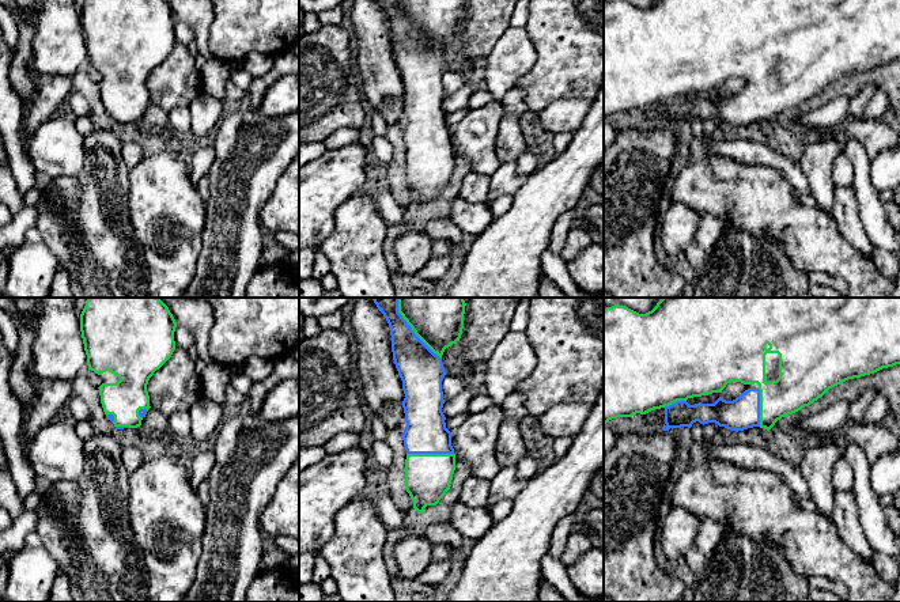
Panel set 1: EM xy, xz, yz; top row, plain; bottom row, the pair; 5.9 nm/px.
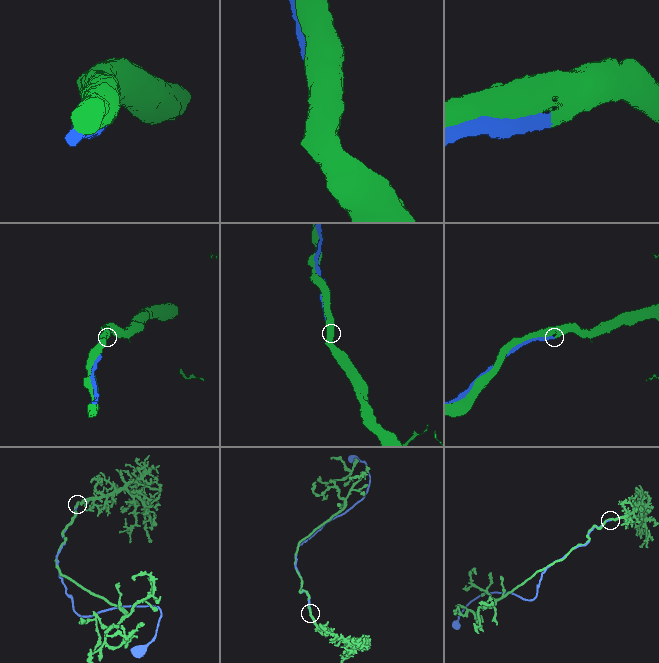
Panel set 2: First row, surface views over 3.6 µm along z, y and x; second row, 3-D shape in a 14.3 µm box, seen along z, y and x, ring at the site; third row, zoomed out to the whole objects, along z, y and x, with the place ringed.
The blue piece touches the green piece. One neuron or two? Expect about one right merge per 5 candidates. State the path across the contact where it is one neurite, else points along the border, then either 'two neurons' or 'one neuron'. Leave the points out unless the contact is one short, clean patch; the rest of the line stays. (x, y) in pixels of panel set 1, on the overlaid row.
one neuron

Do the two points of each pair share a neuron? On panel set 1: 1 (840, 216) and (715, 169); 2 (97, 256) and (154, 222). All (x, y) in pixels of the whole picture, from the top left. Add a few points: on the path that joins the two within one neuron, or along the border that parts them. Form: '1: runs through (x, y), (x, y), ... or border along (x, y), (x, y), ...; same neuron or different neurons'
1: border along (828, 212), (838, 231), (846, 239); different neurons
2: border along (127, 201), (128, 219), (143, 250), (146, 262); different neurons

